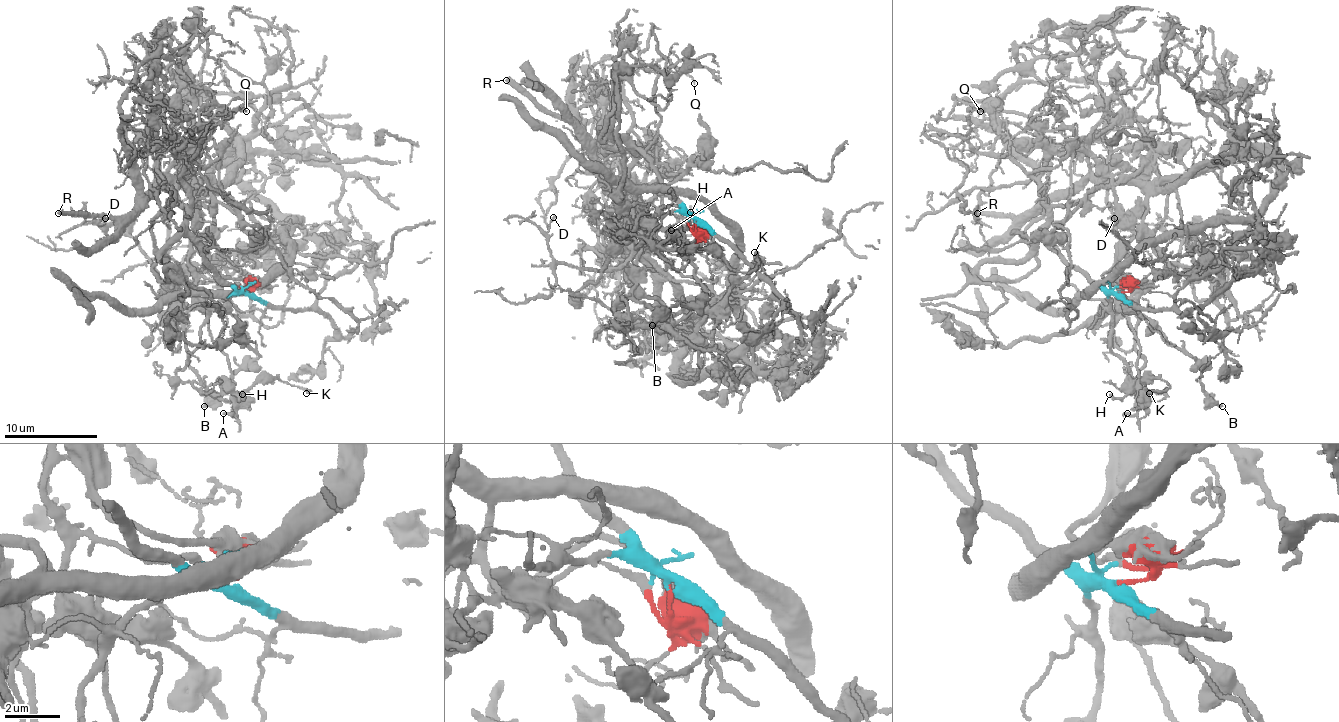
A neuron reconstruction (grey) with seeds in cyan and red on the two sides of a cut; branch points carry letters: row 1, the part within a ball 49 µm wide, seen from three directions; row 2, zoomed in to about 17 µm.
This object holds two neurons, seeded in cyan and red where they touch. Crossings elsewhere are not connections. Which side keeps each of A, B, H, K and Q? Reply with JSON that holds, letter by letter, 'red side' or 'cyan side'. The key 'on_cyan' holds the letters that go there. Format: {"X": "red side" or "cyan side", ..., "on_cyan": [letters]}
{"A": "red side", "B": "red side", "H": "red side", "K": "red side", "Q": "cyan side", "on_cyan": ["Q"]}

